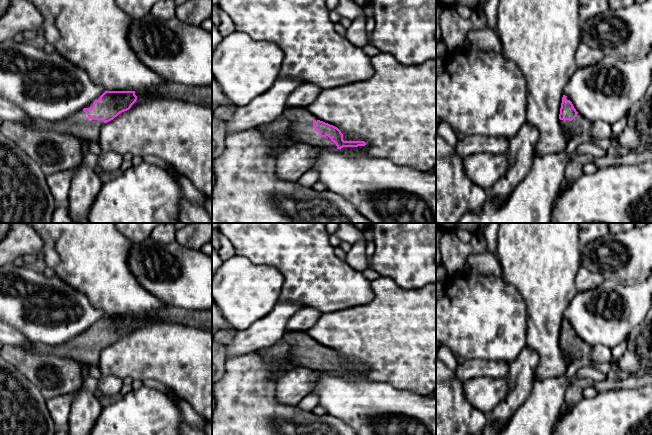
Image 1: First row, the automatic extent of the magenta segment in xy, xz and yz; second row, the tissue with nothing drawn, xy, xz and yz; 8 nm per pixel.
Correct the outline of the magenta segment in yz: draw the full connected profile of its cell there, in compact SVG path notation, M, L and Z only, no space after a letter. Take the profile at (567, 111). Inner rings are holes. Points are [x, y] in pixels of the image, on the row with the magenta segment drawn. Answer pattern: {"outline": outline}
{"outline": "M563 95L560 108L559 119L561 125L565 129L571 130L575 137L584 132L589 132L591 123L576 111L572 102L567 100L566 97Z"}

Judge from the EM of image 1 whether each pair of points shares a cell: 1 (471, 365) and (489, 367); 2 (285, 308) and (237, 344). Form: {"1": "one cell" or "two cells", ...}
{"1": "one cell", "2": "one cell"}

